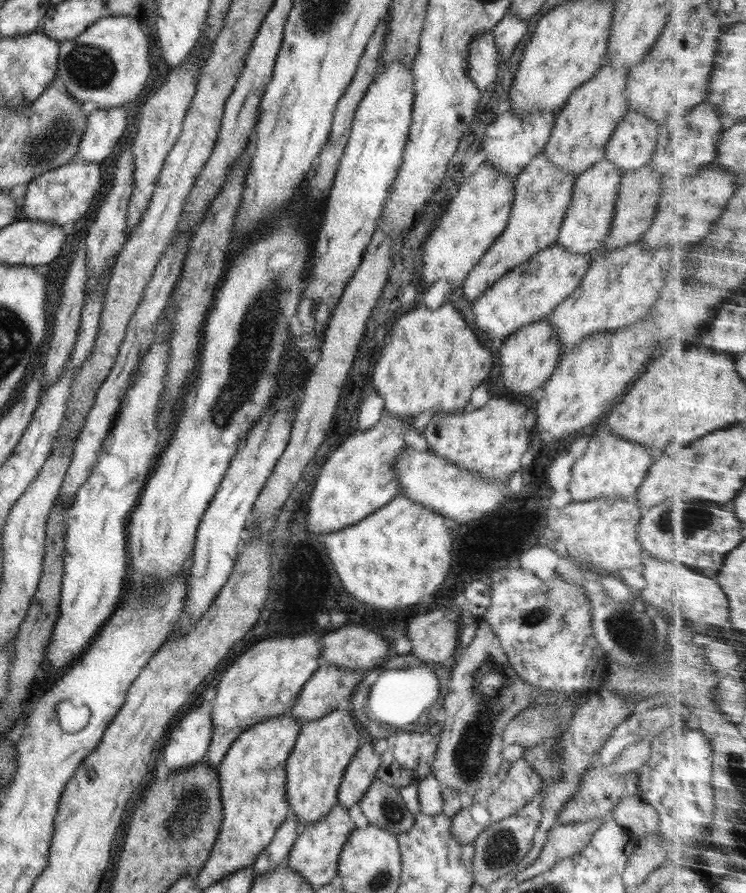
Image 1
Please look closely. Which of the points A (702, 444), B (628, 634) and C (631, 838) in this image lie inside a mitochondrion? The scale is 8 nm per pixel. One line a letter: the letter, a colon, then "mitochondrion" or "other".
A: other
B: mitochondrion
C: other

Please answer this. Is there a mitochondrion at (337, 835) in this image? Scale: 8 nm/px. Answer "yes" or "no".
no

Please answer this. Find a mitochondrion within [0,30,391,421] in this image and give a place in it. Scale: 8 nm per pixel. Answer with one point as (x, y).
(56, 135)

